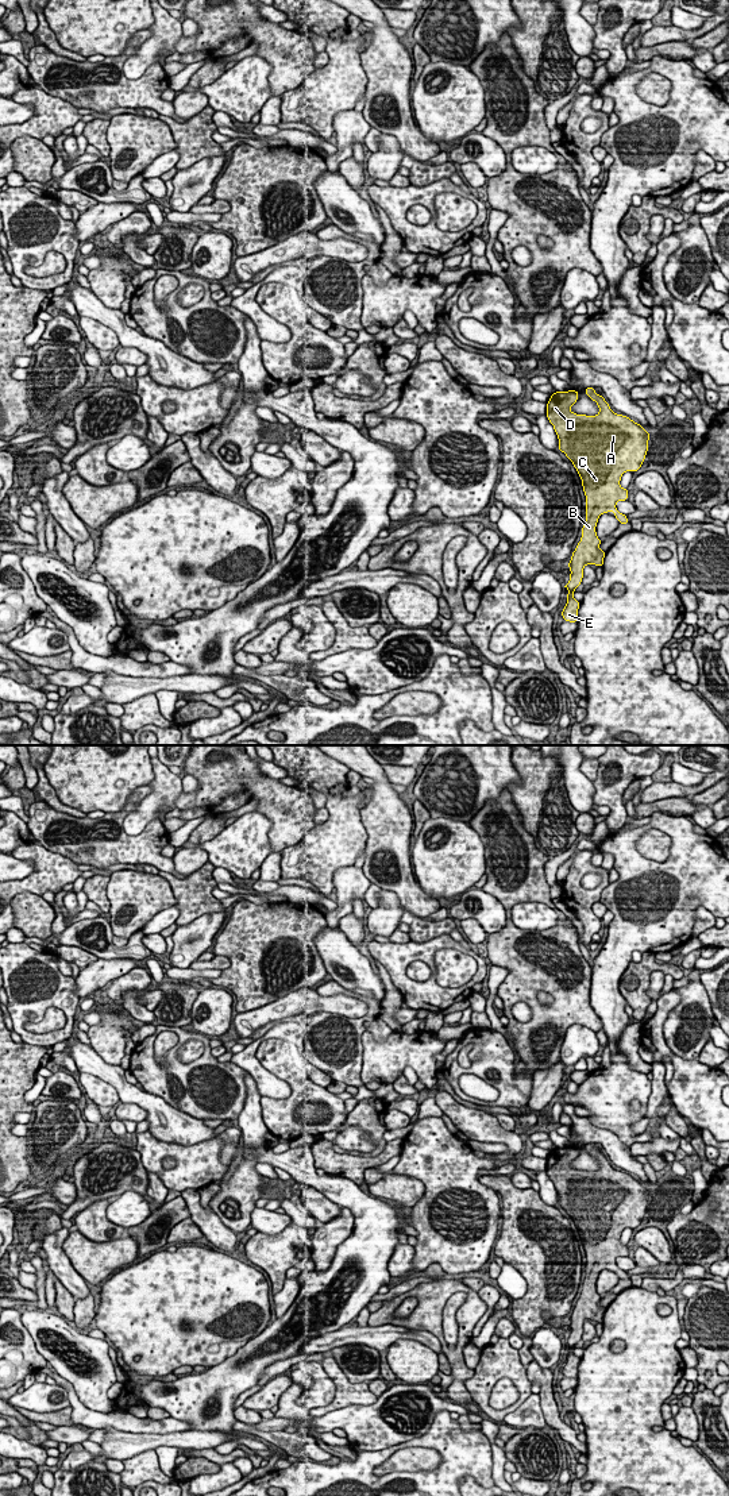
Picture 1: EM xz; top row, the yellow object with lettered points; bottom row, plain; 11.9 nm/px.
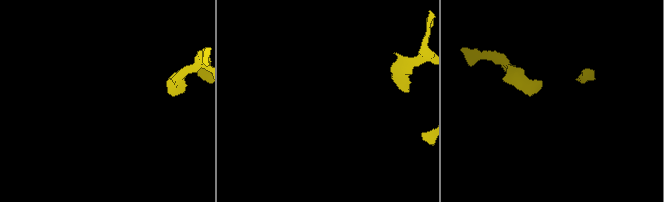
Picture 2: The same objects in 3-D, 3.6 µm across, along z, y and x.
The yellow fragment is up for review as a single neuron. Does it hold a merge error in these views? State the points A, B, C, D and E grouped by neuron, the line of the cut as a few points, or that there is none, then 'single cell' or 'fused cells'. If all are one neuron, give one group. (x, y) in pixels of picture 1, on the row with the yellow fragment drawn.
A B C D E; no cut; single cell

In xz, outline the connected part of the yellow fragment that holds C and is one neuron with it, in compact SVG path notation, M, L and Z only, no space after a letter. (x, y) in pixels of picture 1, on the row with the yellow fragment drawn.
M586 388L585 393L597 402L599 413L595 416L576 415L570 408L576 402L579 393L576 390L555 392L547 402L547 419L554 425L559 439L558 450L564 452L572 462L580 479L586 496L586 521L582 528L582 537L578 543L572 558L568 562L571 570L570 582L564 586L568 589L567 604L563 608L562 617L564 621L576 622L580 602L572 594L582 583L583 567L586 564L603 566L606 551L599 550L601 539L597 537L595 527L601 514L613 512L620 524L628 524L625 514L616 508L618 501L628 500L629 489L622 489L620 481L624 473L637 471L644 463L648 451L649 432L628 416L617 415L610 409L605 398L595 393L594 388Z

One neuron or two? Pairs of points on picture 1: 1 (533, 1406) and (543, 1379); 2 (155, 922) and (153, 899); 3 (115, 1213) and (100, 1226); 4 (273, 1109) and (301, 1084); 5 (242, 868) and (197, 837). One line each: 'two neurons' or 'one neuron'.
1: two neurons
2: two neurons
3: two neurons
4: one neuron
5: two neurons

